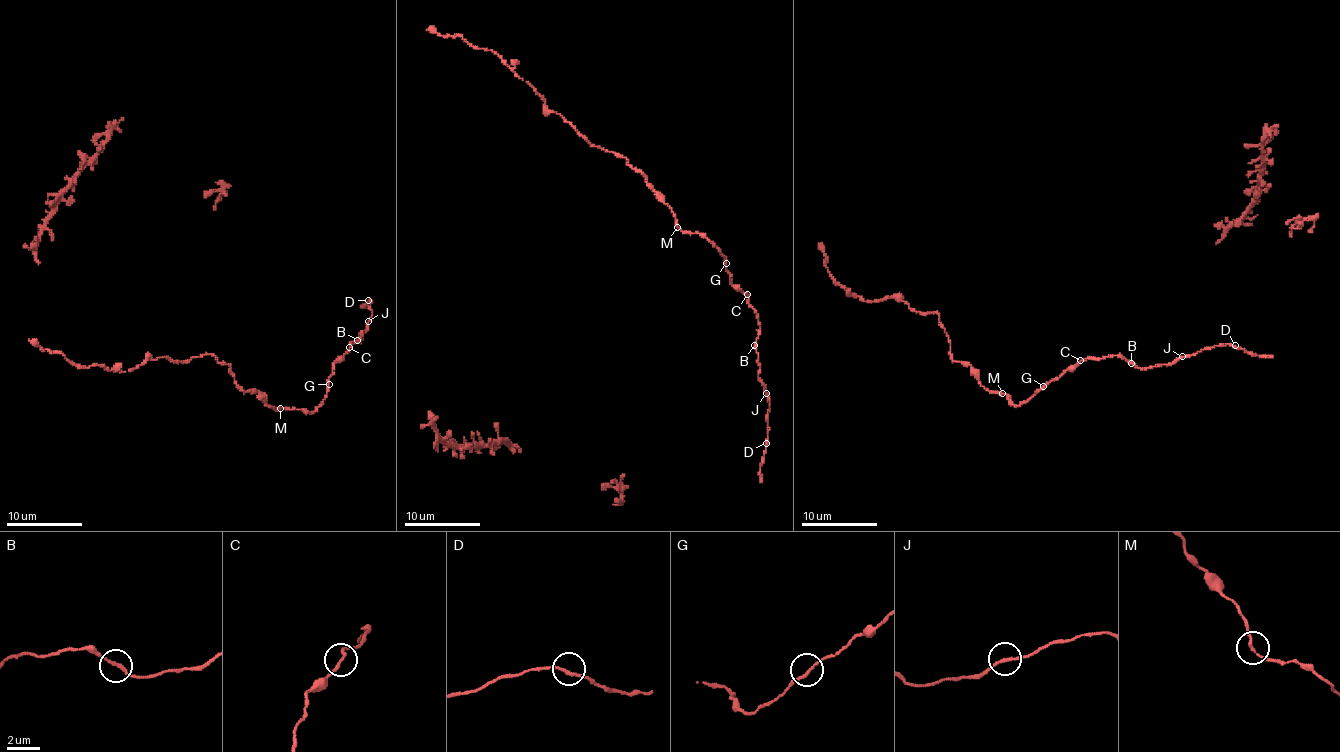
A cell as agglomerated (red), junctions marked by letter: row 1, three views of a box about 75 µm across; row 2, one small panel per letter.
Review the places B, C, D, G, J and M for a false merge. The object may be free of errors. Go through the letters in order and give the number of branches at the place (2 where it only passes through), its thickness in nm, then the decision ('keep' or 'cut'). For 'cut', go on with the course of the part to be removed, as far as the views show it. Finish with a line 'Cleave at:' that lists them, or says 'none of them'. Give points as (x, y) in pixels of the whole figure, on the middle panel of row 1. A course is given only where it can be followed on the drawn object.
B: branches 2; calibre 170 nm; keep
C: branches 2; calibre 170 nm; keep
D: branches 2; calibre 180 nm; keep
G: branches 2; calibre 180 nm; keep
J: branches 2; calibre 170 nm; keep
M: branches 2; calibre 170 nm; keep
Cleave at: none of them

